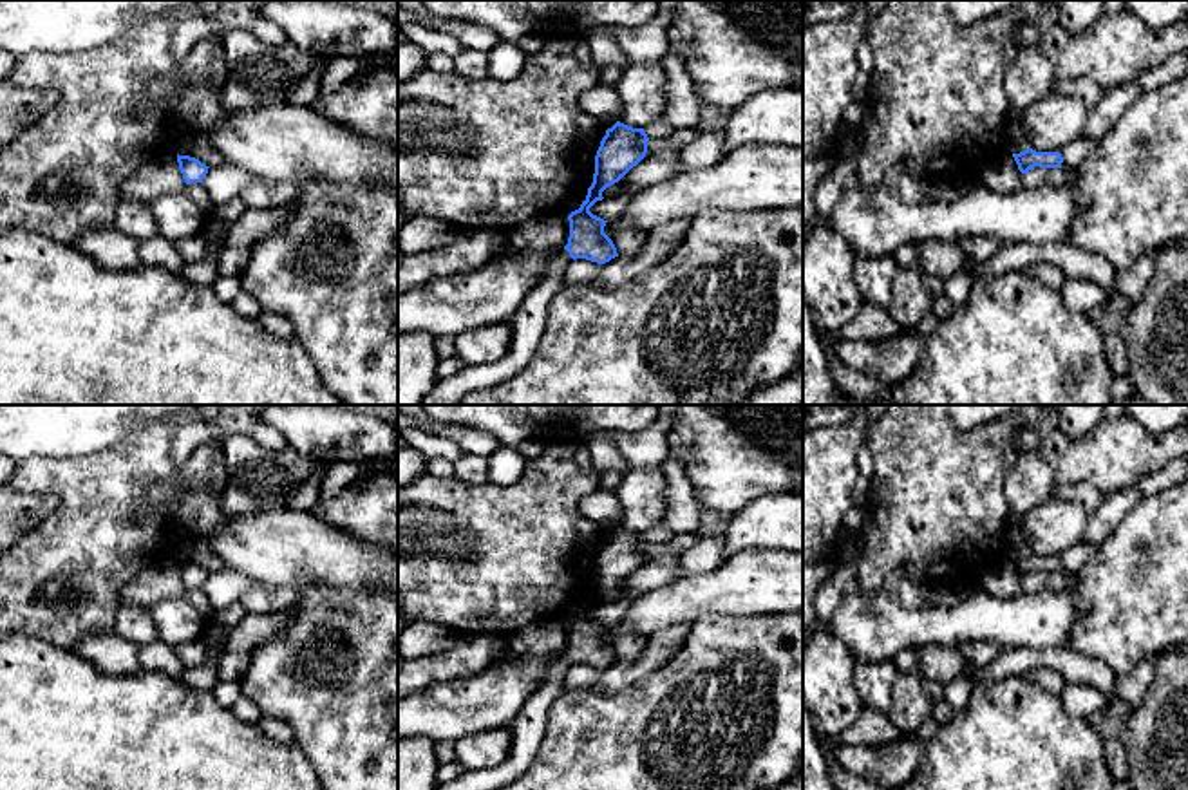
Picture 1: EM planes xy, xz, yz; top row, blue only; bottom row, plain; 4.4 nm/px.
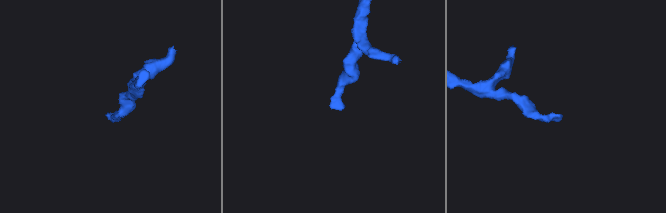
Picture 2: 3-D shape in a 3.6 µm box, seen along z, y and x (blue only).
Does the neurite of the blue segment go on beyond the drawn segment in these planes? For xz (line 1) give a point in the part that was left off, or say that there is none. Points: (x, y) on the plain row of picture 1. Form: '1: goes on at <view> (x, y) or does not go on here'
1: goes on at xz (528, 729)

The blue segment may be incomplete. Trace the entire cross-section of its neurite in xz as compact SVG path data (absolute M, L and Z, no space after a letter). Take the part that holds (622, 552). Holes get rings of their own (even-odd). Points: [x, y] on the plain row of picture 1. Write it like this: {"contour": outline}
{"contour": "M617 526L606 535L595 560L593 588L580 613L568 620L568 649L550 665L546 680L519 710L512 730L512 750L494 770L463 772L457 779L439 785L436 790L499 790L517 781L533 761L544 738L546 718L562 694L566 672L575 663L606 669L618 662L613 645L604 638L608 625L593 620L589 613L602 606L602 597L618 588L647 559L647 539Z"}

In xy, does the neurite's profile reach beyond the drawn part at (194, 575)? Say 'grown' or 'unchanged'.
unchanged

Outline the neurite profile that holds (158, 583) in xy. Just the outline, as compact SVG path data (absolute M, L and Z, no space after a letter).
M170 559L161 564L148 566L123 589L121 606L137 602L150 607L166 598L183 597L186 591L179 575L177 560Z

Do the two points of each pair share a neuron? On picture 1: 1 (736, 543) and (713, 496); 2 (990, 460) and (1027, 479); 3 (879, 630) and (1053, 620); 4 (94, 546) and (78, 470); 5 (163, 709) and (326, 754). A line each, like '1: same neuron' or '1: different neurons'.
1: different neurons
2: different neurons
3: same neuron
4: same neuron
5: different neurons

